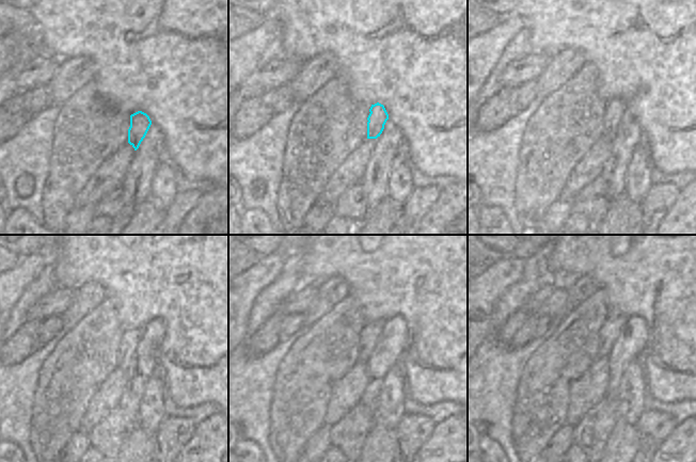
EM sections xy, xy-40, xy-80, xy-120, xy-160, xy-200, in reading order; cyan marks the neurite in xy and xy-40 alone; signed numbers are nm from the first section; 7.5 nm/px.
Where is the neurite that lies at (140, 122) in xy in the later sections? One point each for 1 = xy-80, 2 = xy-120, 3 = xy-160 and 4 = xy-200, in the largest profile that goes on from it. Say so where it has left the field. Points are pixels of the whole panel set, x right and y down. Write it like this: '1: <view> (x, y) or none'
1: xy-80 (612, 109)
2: xy-120 (130, 337)
3: xy-160 (370, 332)
4: xy-200 (614, 323)

